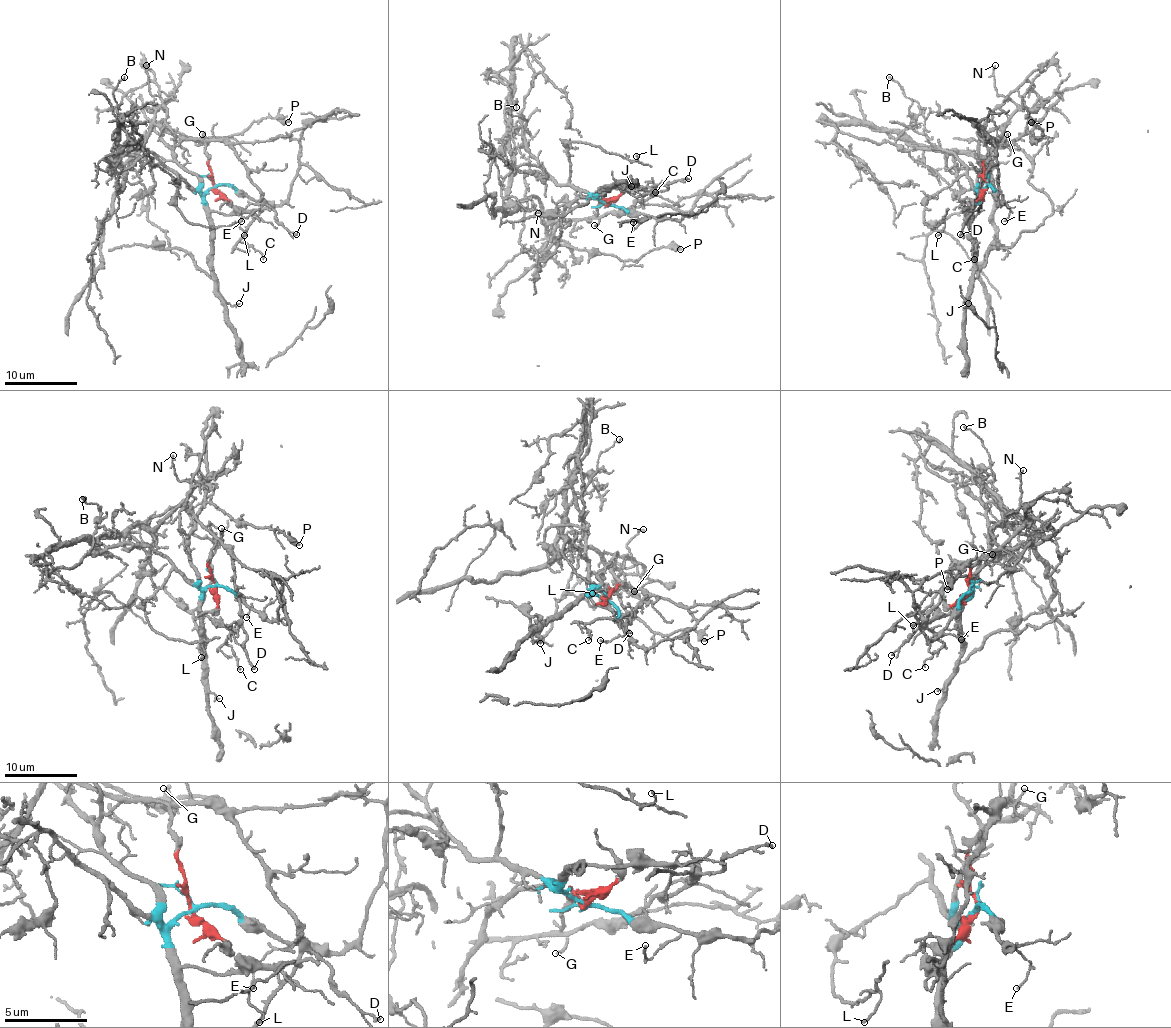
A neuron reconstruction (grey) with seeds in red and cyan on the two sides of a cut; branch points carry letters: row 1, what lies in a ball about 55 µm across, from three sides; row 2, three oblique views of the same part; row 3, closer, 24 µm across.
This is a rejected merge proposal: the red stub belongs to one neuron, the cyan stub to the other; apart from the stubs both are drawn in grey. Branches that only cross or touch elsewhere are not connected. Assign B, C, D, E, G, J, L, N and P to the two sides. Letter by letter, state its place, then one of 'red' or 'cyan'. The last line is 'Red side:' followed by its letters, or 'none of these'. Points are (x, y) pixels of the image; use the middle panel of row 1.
B: place (516, 107); cyan
C: place (655, 192); red
D: place (688, 178); red
E: place (633, 222); cyan
G: place (594, 225); red
J: place (631, 186); cyan
L: place (636, 156); cyan
N: place (538, 213); cyan
P: place (680, 249); cyan
Red side: C, D, G

